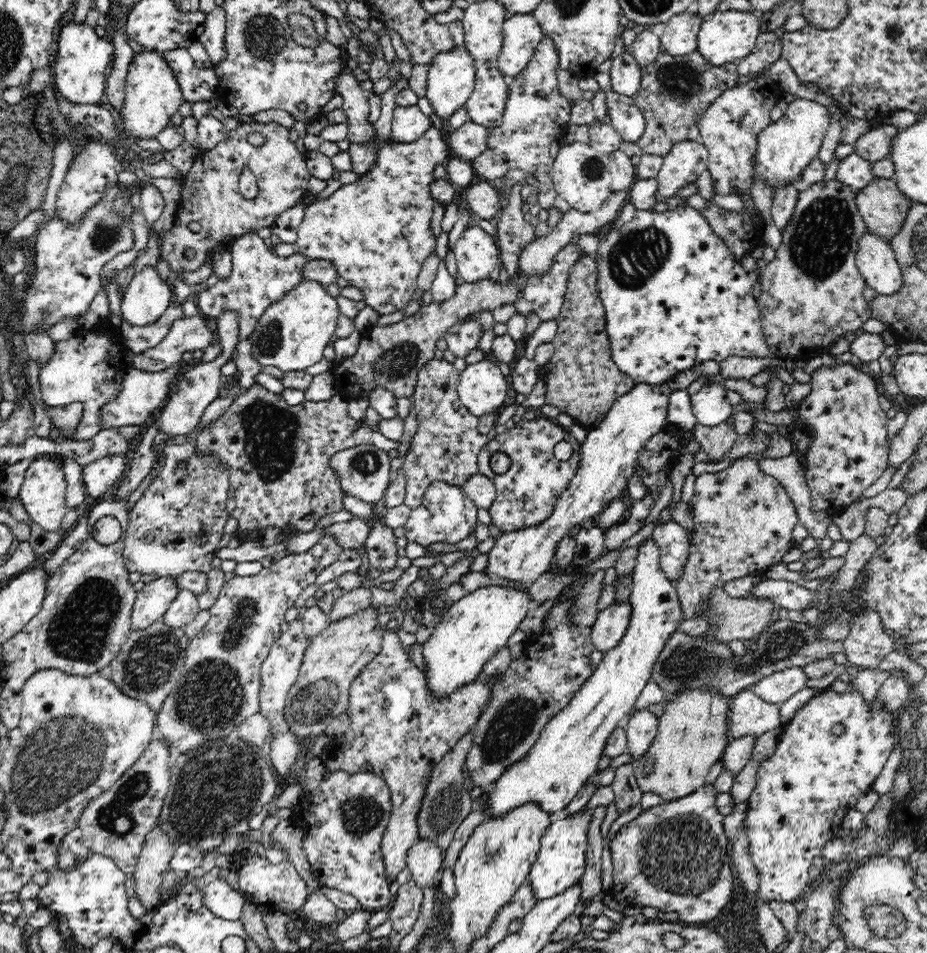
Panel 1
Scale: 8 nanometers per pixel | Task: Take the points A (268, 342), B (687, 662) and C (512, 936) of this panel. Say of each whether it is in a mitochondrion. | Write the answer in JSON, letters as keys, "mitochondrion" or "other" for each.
{"A":"mitochondrion","B":"mitochondrion","C":"other"}

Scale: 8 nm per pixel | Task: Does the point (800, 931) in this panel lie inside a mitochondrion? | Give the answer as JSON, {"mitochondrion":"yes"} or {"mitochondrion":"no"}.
{"mitochondrion":"no"}

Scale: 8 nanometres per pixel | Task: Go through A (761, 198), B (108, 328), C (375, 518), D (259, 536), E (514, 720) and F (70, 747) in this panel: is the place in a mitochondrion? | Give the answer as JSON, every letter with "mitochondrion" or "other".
{"A":"other","B":"other","C":"other","D":"other","E":"mitochondrion","F":"mitochondrion"}

